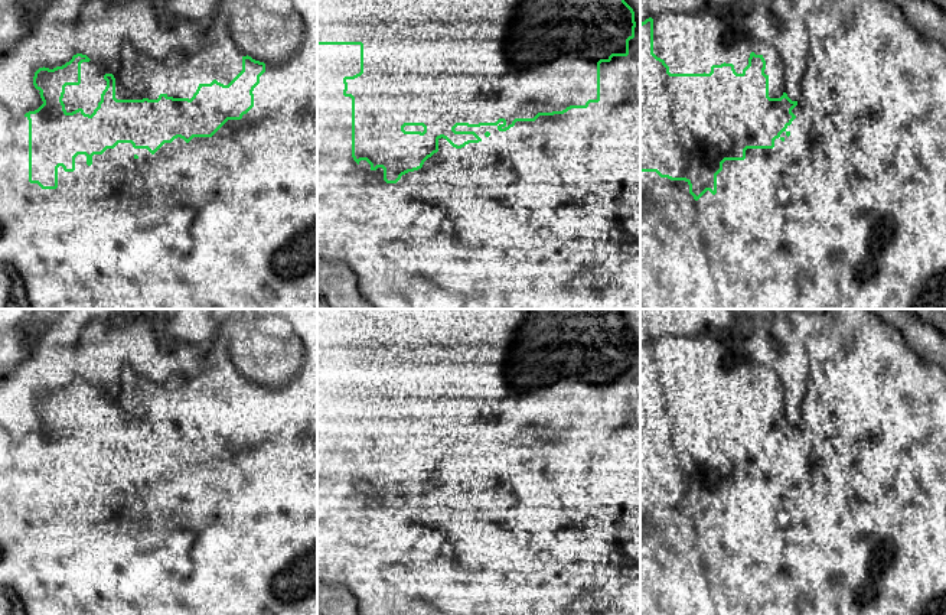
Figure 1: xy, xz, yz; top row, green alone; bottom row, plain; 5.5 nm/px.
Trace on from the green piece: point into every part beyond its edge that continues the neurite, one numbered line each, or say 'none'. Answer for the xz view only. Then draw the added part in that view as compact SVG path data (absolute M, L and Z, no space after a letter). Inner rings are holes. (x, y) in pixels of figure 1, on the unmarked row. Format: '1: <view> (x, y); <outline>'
1: xz (550, 529); M610 309L622 316L624 325L635 335L635 361L629 364L627 380L613 380L610 385L600 387L600 424L590 426L587 432L571 432L564 437L539 439L535 445L516 445L506 455L498 449L467 450L457 449L456 455L474 455L482 463L469 466L461 472L453 471L446 462L438 462L438 475L428 481L423 491L401 500L397 507L384 504L384 492L368 494L361 491L352 481L352 422L343 419L345 400L361 396L361 368L317 368L317 580L327 586L343 586L356 599L359 615L640 615L640 309Z

